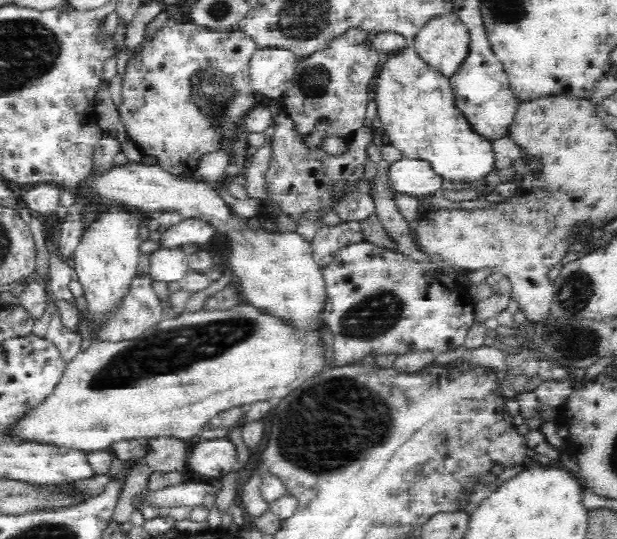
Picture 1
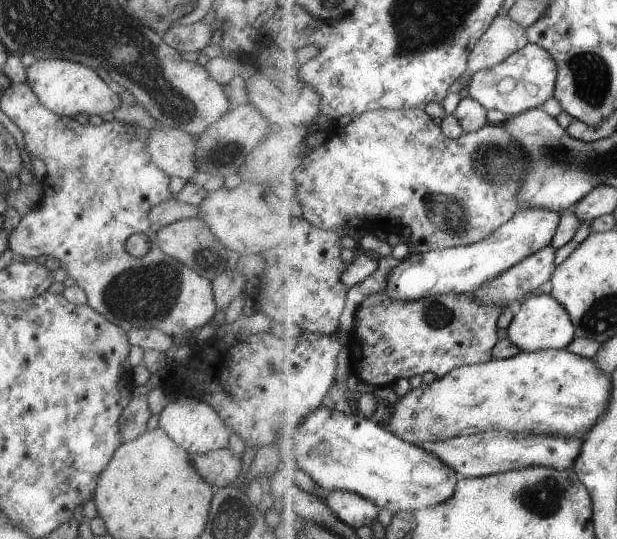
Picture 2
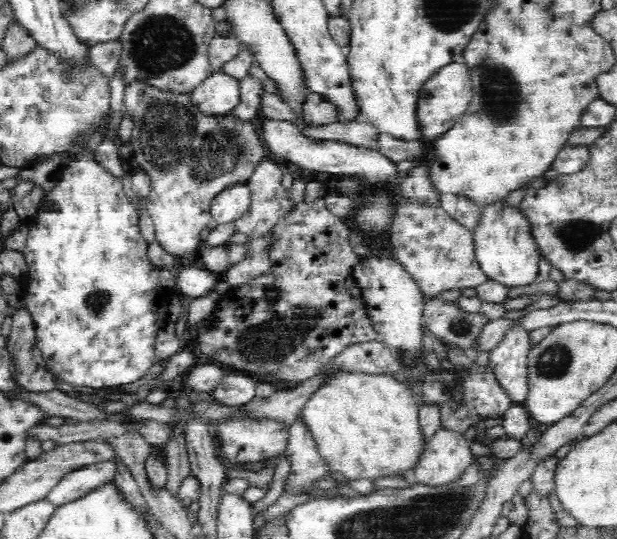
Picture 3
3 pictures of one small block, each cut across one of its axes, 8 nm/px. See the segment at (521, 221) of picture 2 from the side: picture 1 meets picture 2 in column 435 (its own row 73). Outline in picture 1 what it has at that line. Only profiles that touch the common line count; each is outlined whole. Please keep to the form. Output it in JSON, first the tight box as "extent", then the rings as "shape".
{"extent":[250,49,299,104],"shape":[[[258,49],[250,60],[250,82],[254,93],[267,104],[281,103],[299,62],[290,50]]]}

